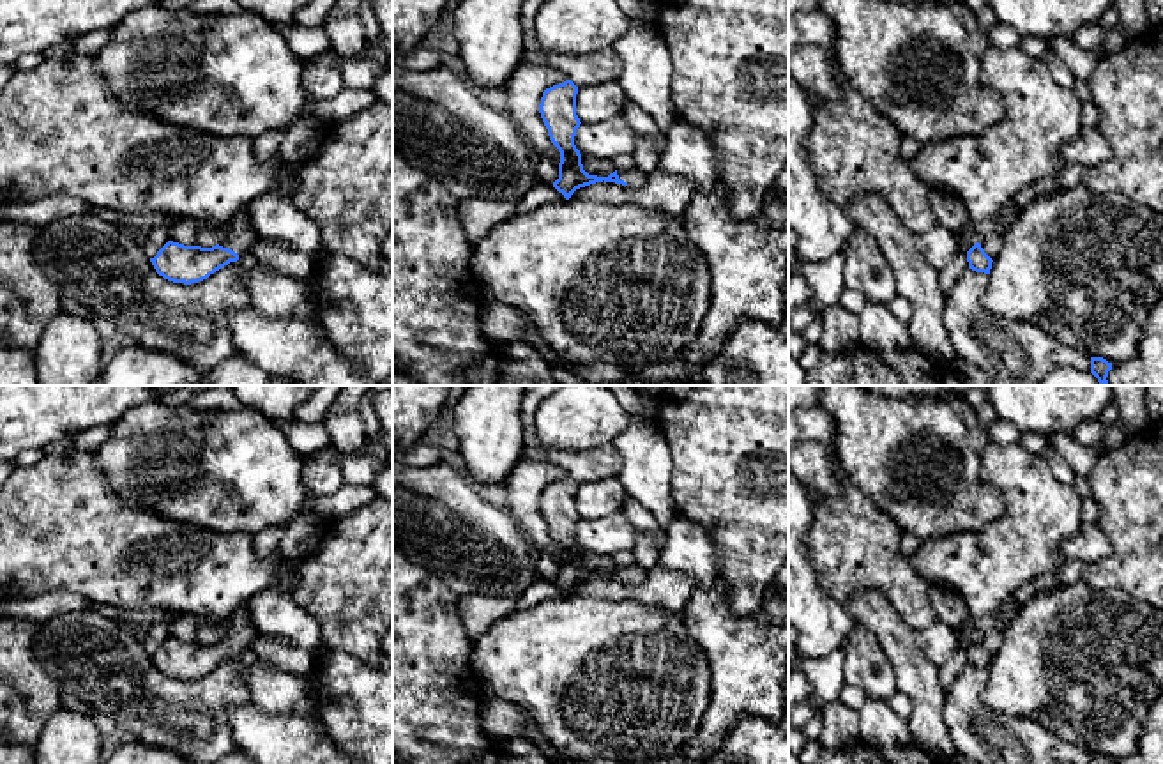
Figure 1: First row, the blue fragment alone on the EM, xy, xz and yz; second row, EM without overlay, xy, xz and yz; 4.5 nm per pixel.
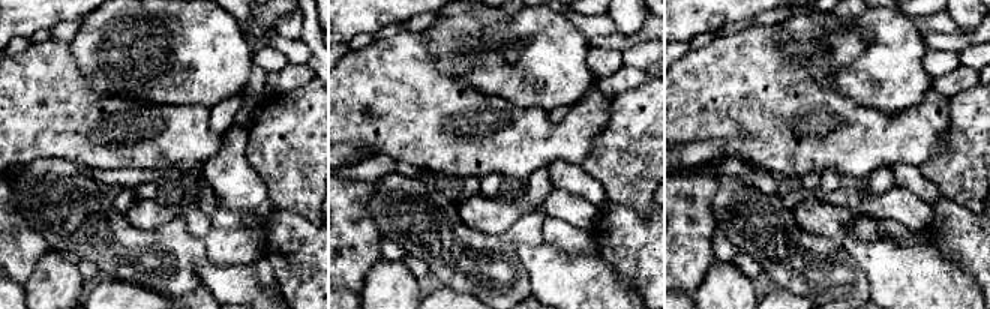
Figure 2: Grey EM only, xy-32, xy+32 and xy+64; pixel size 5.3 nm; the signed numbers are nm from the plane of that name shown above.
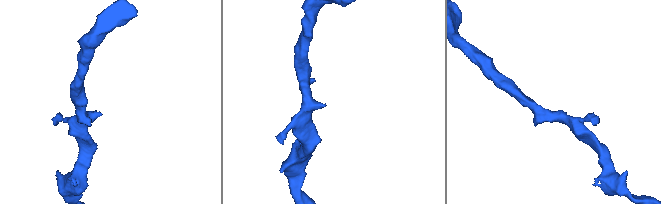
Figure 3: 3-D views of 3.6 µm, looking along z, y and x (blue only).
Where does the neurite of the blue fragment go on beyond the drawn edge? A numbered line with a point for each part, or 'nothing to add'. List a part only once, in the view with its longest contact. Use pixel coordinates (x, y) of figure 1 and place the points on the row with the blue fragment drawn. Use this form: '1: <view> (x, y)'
1: xy (239, 236)

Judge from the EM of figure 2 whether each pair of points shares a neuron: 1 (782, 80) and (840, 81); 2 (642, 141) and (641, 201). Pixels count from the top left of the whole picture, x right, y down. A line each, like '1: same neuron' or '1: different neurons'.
1: different neurons
2: same neuron

